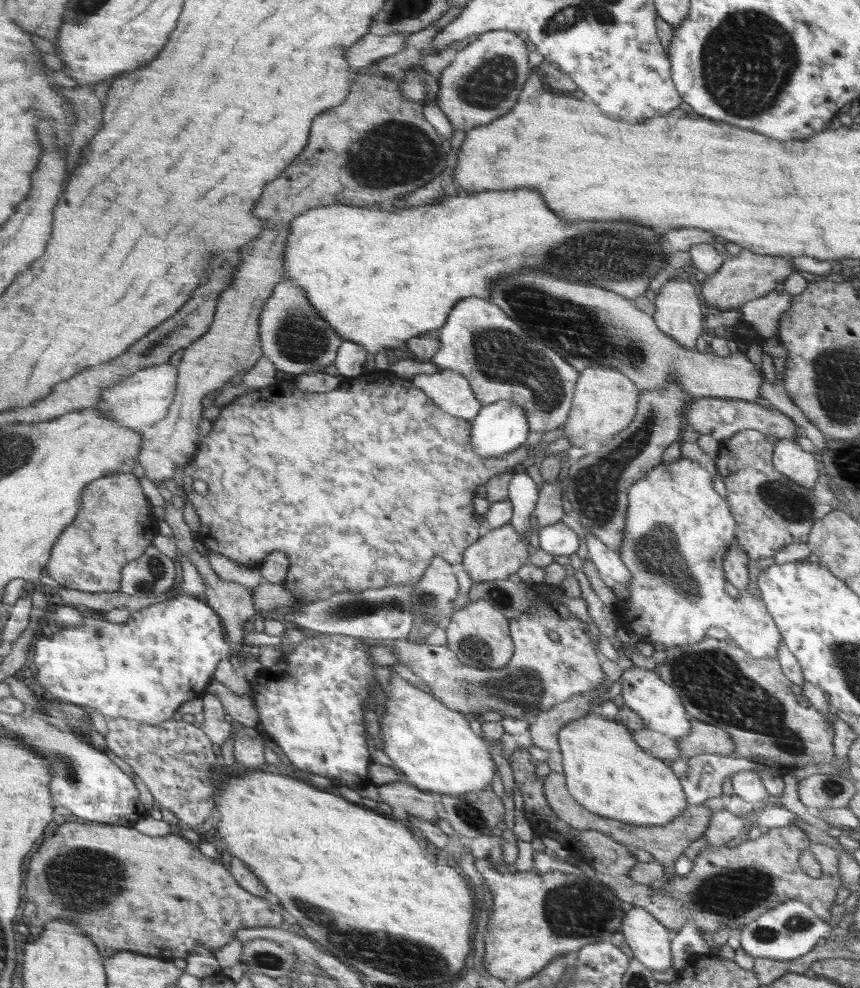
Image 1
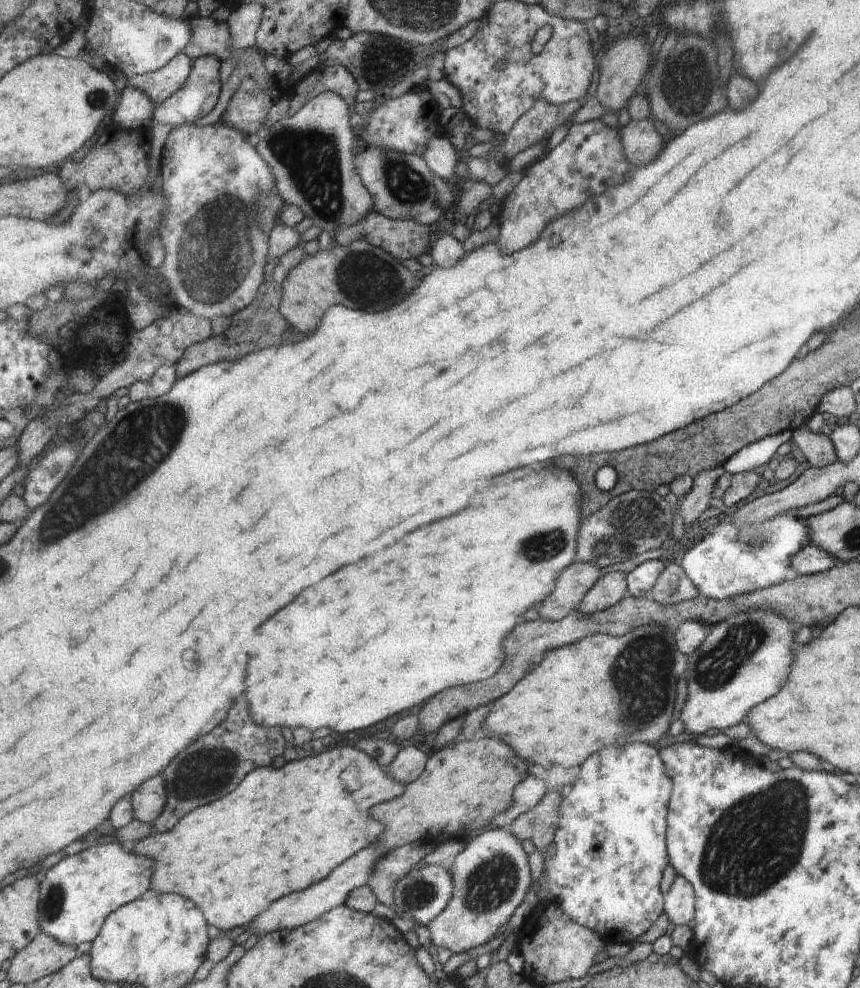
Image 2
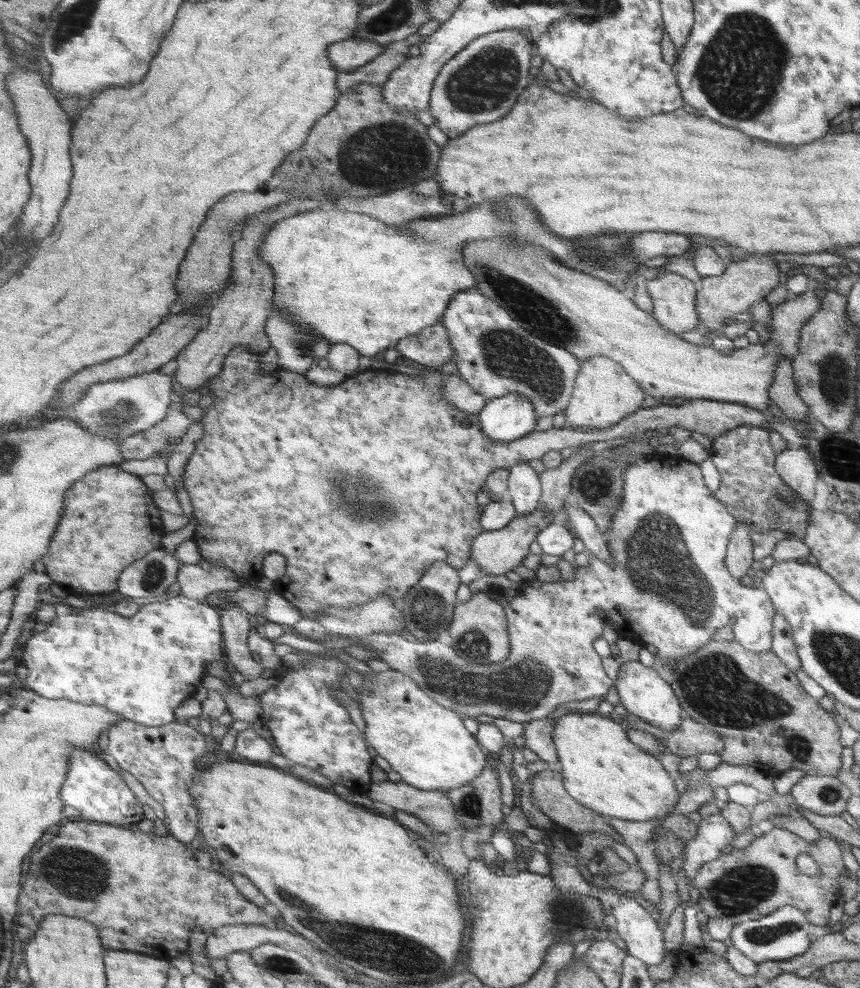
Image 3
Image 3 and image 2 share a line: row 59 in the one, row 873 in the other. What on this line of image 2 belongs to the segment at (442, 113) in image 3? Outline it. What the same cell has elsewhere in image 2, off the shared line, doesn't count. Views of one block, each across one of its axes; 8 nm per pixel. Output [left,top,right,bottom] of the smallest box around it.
[425,828,532,954]

